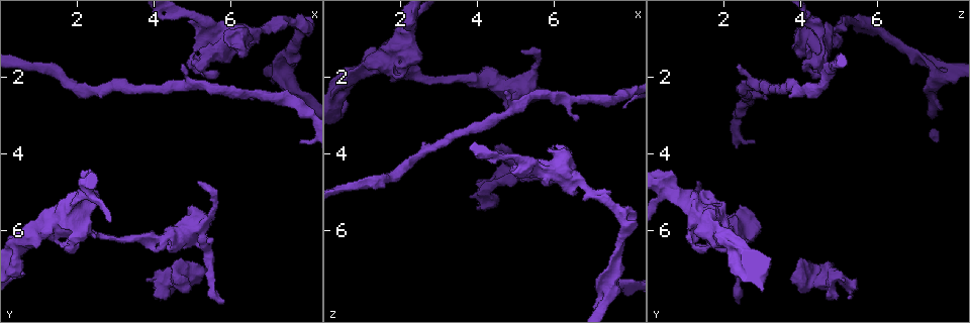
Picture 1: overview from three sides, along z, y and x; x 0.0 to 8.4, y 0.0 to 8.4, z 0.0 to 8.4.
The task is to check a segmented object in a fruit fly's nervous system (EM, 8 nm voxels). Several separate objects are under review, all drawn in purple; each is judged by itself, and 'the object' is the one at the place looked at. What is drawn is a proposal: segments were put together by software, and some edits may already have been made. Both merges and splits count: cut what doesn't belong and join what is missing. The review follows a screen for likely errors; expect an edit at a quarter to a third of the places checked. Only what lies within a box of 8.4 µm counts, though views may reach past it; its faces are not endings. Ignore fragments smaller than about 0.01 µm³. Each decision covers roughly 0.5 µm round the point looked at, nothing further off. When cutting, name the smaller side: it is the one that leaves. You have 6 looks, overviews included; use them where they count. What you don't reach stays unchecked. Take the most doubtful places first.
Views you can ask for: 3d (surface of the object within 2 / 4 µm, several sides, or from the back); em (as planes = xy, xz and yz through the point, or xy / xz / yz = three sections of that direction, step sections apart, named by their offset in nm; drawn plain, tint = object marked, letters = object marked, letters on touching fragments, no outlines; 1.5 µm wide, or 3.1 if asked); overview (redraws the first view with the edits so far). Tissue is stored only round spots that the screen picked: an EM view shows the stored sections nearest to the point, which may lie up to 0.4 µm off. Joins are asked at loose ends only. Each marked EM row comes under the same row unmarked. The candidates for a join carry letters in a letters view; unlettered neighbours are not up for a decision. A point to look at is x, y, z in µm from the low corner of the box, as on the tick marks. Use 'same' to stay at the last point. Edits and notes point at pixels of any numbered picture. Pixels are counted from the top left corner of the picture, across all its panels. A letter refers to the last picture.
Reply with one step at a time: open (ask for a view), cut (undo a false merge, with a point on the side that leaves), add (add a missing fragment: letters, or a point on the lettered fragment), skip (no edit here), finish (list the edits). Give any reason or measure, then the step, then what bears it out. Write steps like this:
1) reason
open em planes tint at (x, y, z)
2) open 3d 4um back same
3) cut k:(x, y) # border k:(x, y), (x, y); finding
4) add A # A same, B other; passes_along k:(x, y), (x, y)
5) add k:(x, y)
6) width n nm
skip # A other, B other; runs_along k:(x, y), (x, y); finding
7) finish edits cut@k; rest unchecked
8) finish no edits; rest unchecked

free end
open em planes letters at (4.05, 7.70, 4.75)

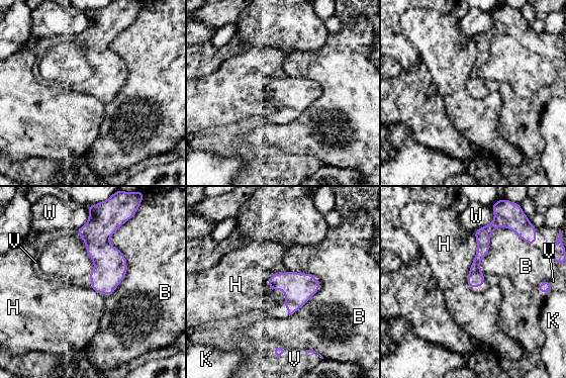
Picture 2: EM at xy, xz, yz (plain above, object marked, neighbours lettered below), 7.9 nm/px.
add V # B other, H other, K other, V same, W other; the cell continues

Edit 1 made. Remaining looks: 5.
free end
open 3d 2um at (4.70, 1.70, 2.30)

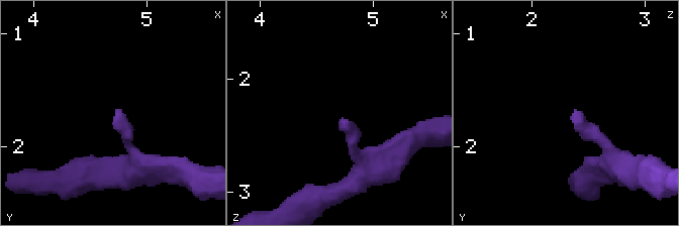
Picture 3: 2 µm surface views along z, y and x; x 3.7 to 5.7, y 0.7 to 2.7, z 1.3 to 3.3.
open em xy step 8 letters at (4.74, 1.70, 2.36)

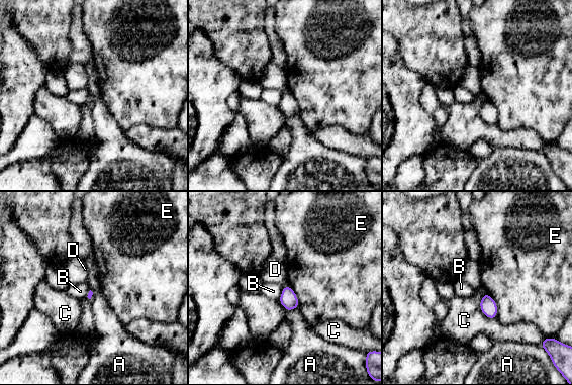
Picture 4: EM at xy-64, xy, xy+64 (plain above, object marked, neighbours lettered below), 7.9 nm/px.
another direction
open em planes letters same

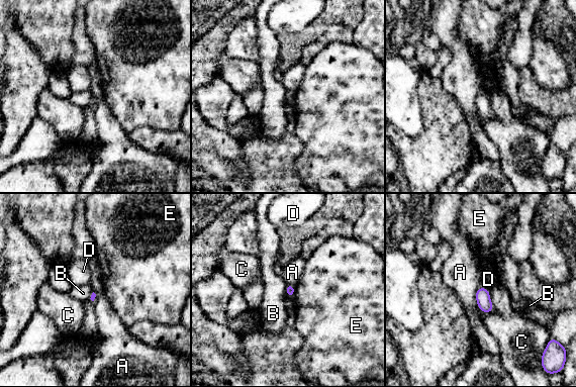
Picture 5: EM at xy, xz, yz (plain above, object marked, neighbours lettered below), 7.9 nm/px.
longest_contact A 220 nm
skip # A other, B other, C other, D other, E other; none of them fits

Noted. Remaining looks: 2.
finish edits add@2; rest unchecked

